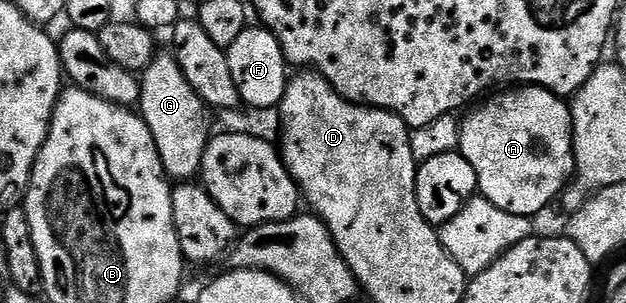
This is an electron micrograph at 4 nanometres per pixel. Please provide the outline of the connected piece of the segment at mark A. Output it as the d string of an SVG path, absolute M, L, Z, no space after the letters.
M524 84L502 89L489 97L477 104L482 106L474 105L465 119L460 119L459 153L465 157L467 164L471 164L471 168L475 168L480 197L503 212L532 219L540 210L547 209L552 202L554 205L560 199L562 190L573 176L573 116L570 103L542 86Z

